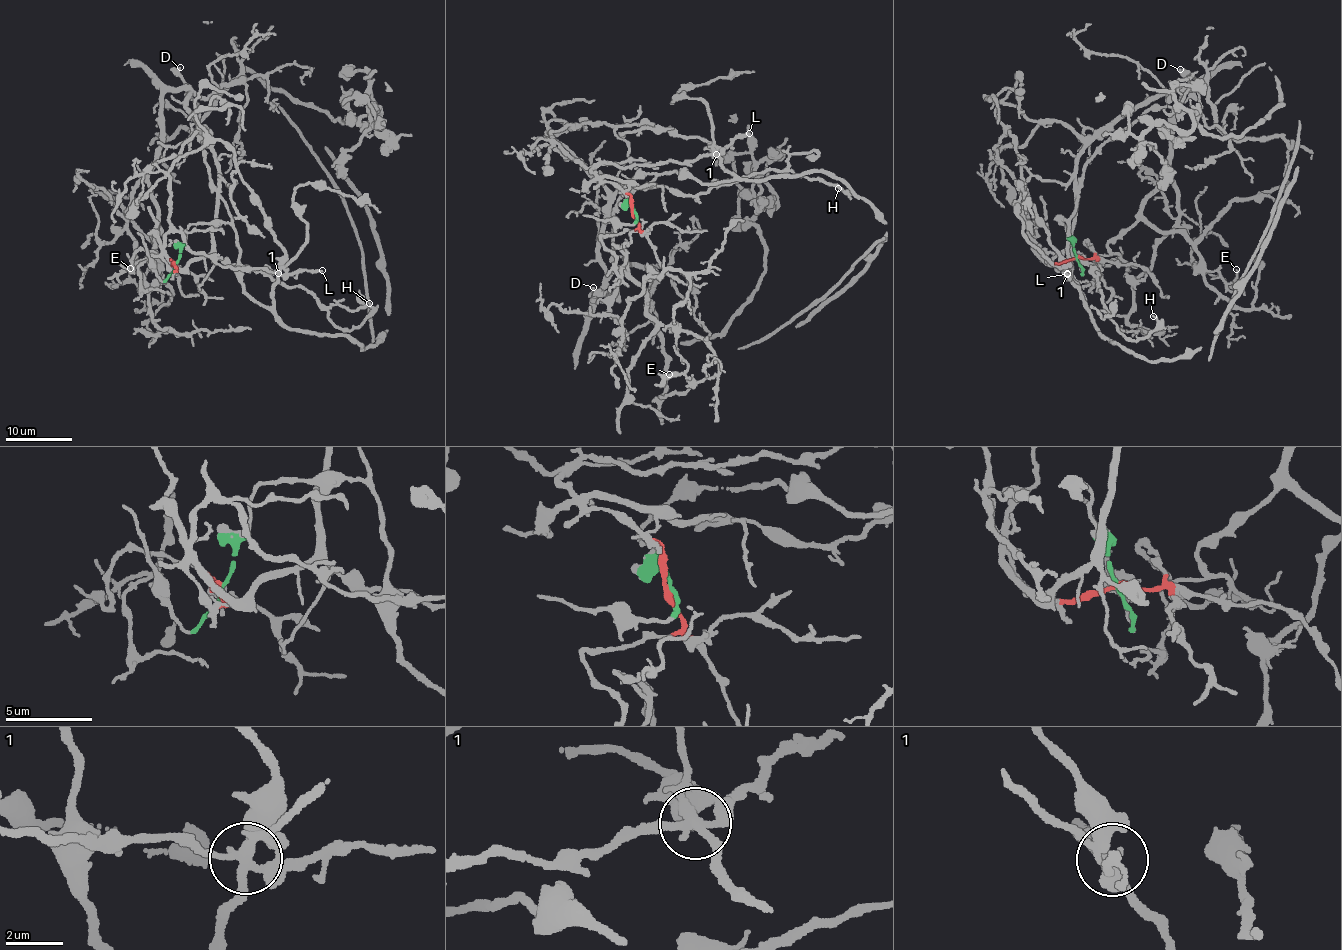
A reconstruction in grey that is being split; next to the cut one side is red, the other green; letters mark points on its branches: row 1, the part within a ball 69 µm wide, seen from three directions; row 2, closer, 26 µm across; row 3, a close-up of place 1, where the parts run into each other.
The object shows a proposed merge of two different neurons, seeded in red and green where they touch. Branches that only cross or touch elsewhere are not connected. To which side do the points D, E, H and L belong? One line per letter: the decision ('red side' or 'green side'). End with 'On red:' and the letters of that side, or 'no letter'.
D: green side
E: red side
H: red side
L: red side
On red: E, H, L

